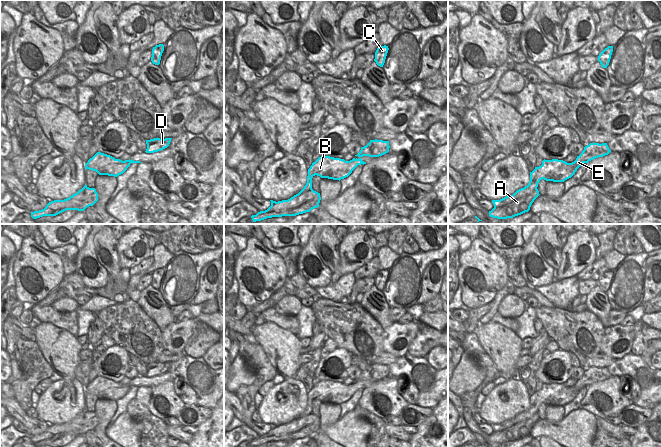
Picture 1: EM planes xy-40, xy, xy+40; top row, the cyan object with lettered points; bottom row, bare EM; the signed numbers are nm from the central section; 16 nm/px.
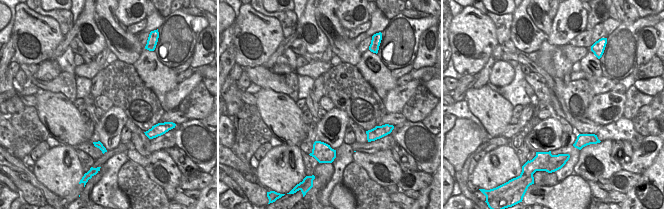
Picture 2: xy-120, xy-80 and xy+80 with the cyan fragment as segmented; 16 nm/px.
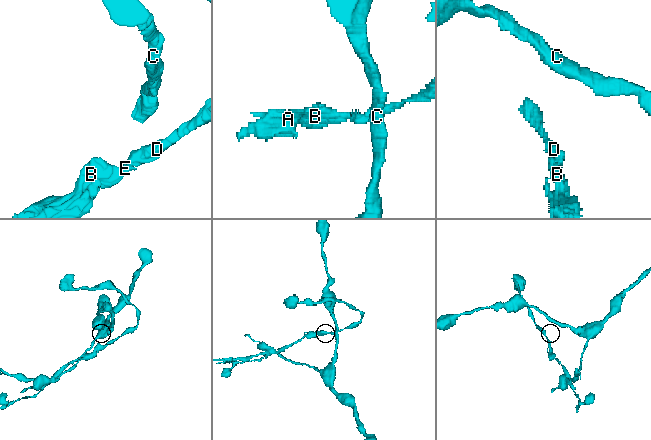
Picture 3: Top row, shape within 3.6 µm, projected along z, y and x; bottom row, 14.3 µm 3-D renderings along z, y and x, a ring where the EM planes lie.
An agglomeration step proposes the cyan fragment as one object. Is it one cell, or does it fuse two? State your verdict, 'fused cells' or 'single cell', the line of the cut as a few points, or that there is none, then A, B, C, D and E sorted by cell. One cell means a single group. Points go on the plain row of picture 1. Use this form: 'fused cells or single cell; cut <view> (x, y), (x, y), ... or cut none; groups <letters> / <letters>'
single cell; cut none; groups A B C D E

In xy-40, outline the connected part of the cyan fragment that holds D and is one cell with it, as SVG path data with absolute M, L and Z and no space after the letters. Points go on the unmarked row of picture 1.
M154 362L154 363L146 364L147 373L145 376L154 377L161 375L169 370L171 363L172 362L165 362L165 363Z

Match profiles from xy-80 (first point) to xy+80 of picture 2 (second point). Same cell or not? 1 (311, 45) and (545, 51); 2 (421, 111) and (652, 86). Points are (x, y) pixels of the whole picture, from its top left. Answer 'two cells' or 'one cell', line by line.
1: two cells
2: two cells

